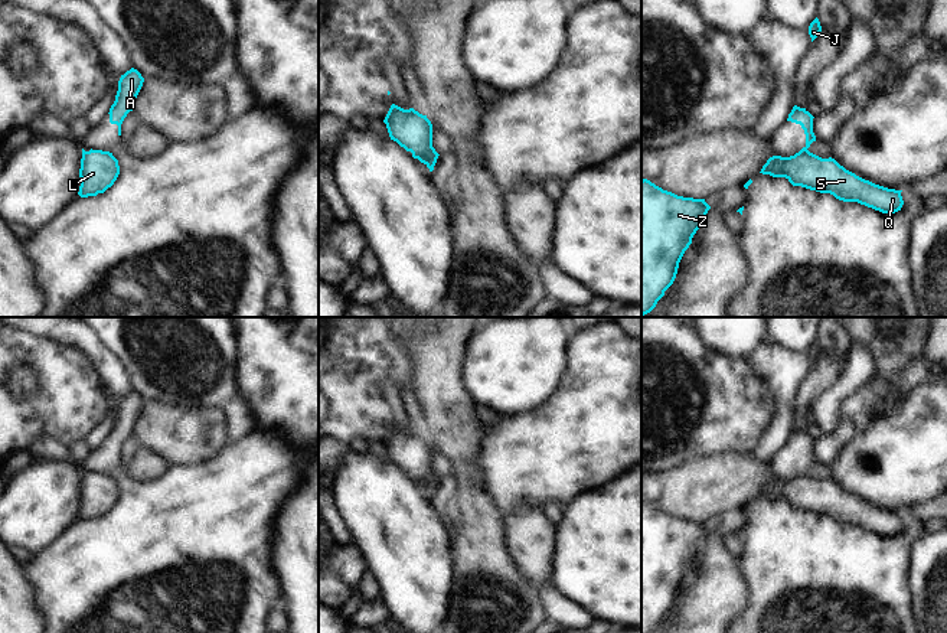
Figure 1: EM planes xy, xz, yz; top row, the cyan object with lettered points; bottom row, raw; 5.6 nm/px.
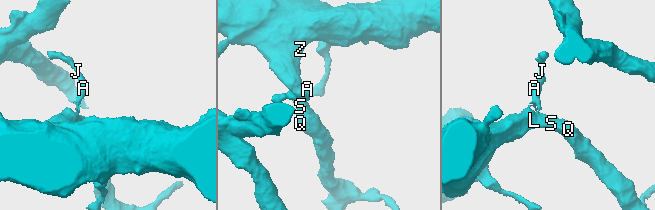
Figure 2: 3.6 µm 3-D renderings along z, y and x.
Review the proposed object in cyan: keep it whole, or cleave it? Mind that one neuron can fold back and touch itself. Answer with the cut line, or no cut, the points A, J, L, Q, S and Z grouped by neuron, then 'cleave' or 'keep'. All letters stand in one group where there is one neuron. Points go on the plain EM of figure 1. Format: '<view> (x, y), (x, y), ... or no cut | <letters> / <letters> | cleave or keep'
yz (807, 473), (799, 476) | A J / L Q S Z | cleave

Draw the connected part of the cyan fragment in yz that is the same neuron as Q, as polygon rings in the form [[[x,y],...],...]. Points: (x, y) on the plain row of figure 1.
[[[809,473],[790,480],[773,479],[760,496],[786,500],[793,509],[830,516],[839,523],[858,525],[882,536],[895,536],[904,528],[902,513],[865,503],[835,482],[822,482]]]

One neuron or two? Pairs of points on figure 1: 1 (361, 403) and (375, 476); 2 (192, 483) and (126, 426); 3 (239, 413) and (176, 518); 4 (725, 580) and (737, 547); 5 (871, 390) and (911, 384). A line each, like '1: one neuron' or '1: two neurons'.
1: two neurons
2: one neuron
3: two neurons
4: two neurons
5: one neuron

